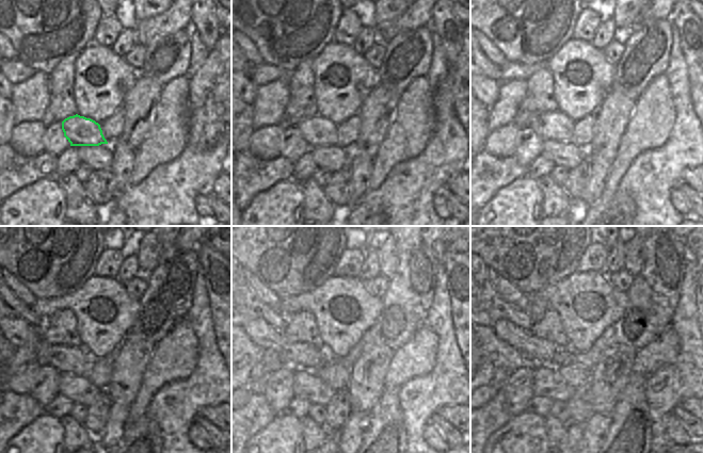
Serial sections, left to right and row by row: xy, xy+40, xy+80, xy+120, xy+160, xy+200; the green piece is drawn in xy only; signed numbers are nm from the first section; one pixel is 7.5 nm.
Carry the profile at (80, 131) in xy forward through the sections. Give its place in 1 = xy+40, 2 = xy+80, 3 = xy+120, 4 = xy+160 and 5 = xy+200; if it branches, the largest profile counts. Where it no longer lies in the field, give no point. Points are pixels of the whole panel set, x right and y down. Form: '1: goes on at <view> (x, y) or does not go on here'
1: goes on at xy+40 (317, 131)
2: goes on at xy+80 (556, 126)
3: goes on at xy+120 (76, 360)
4: goes on at xy+160 (296, 355)
5: goes on at xy+200 (538, 352)

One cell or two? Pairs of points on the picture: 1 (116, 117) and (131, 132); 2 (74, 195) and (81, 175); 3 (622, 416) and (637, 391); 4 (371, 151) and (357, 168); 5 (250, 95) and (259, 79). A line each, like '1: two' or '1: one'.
1: two
2: two
3: one
4: two
5: two

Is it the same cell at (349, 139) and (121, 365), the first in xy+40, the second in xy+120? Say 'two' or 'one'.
two

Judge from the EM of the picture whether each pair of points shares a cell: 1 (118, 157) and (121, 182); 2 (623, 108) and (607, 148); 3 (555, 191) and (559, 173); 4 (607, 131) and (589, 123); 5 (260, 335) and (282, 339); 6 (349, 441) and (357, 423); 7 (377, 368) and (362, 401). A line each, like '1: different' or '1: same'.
1: same
2: same
3: different
4: different
5: same
6: same
7: same

